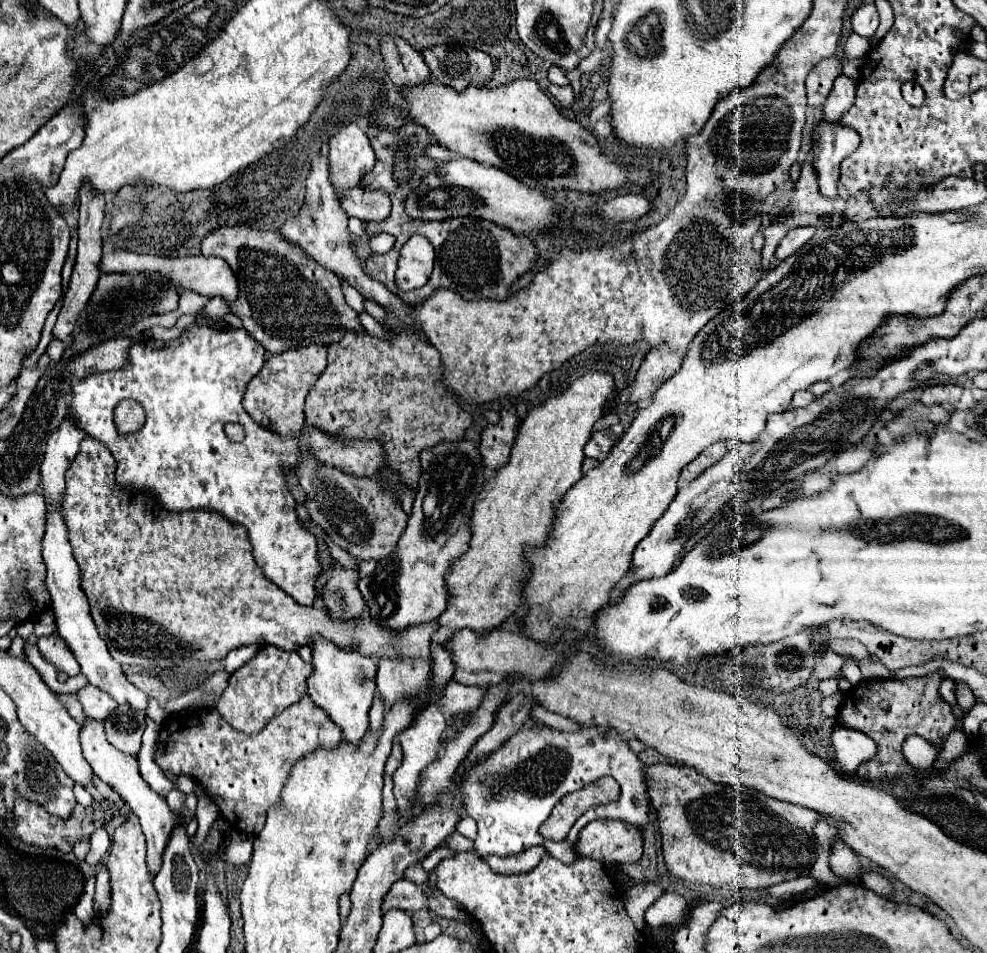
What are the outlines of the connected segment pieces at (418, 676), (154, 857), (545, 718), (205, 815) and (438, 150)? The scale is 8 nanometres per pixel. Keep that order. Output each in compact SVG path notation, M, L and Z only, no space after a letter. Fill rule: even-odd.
M379 657L377 691L383 695L387 707L391 707L401 697L421 697L423 689L429 687L429 669L429 661L397 661L397 657Z
M89 719L81 725L81 747L83 747L83 757L87 759L87 763L91 765L93 773L105 781L107 785L111 785L123 799L125 803L129 805L129 809L139 817L141 821L141 827L143 827L143 833L147 837L147 865L149 865L149 871L151 871L151 877L157 875L157 869L161 867L161 851L165 851L165 845L169 843L169 833L181 825L181 817L177 817L175 813L171 813L167 801L157 795L145 781L143 777L139 775L139 765L137 765L137 759L131 757L131 755L125 755L121 753L119 749L115 749L107 737L105 737L105 727L103 727L103 721L95 721L95 719Z
M535 705L533 707L533 719L539 721L539 723L545 723L549 727L555 727L555 729L573 729L573 731L579 729L577 721L571 721L571 719L567 719L563 715L547 711L543 705Z
M201 797L197 803L197 813L195 813L197 821L199 821L199 829L193 837L193 847L199 847L199 843L205 839L207 831L211 829L211 825L219 819L219 807L209 801L209 797Z
M431 144L427 147L425 154L434 159L436 162L442 161L449 161L453 157L453 154L444 147L441 147L437 144ZM432 145L432 146L431 146Z

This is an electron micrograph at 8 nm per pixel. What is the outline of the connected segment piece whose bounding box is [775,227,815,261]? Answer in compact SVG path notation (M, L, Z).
M797 227L797 229L791 229L791 231L781 239L781 243L777 245L775 257L777 257L779 261L787 259L787 257L793 255L801 245L805 245L805 243L813 237L813 233L815 233L813 227Z

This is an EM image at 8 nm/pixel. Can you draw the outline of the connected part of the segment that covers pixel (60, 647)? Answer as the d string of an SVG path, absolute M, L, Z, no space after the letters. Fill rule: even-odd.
M51 633L47 637L39 637L37 647L41 657L51 663L57 673L73 677L79 673L79 665L77 659L73 657L73 653L69 653L69 645L65 645L65 641L61 641L59 633Z

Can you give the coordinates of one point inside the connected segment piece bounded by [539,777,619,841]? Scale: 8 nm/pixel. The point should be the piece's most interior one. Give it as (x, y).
(571, 807)

